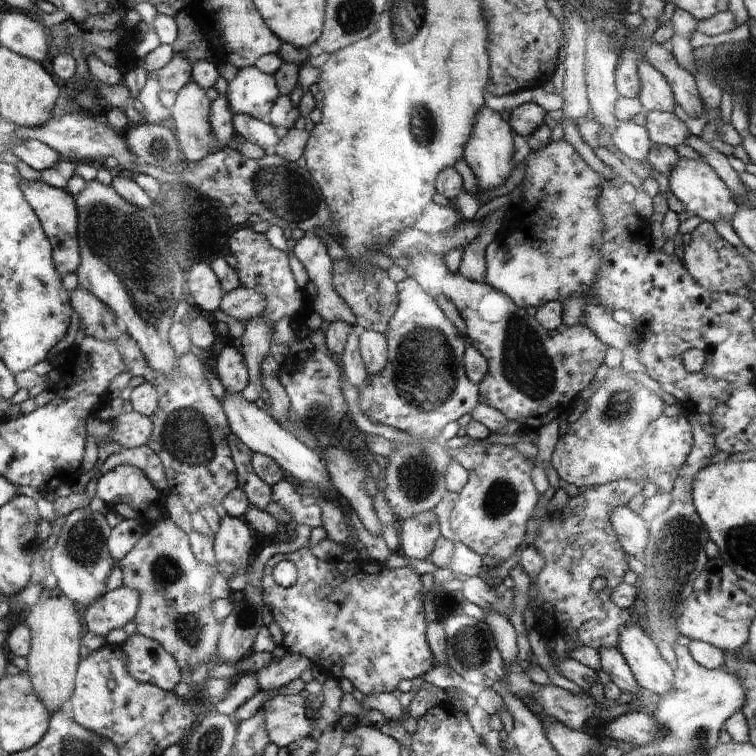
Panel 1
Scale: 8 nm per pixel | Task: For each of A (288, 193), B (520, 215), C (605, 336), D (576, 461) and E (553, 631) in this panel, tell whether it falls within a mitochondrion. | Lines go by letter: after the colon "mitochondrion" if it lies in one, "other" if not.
A: mitochondrion
B: other
C: other
D: other
E: other

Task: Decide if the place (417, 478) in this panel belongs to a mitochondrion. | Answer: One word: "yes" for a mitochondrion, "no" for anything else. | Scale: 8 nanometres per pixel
yes

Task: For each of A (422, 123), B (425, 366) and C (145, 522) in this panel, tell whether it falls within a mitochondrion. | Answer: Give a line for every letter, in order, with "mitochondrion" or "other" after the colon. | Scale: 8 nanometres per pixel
A: mitochondrion
B: mitochondrion
C: other

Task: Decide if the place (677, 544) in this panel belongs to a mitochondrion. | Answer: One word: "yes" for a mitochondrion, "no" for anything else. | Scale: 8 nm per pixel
yes

